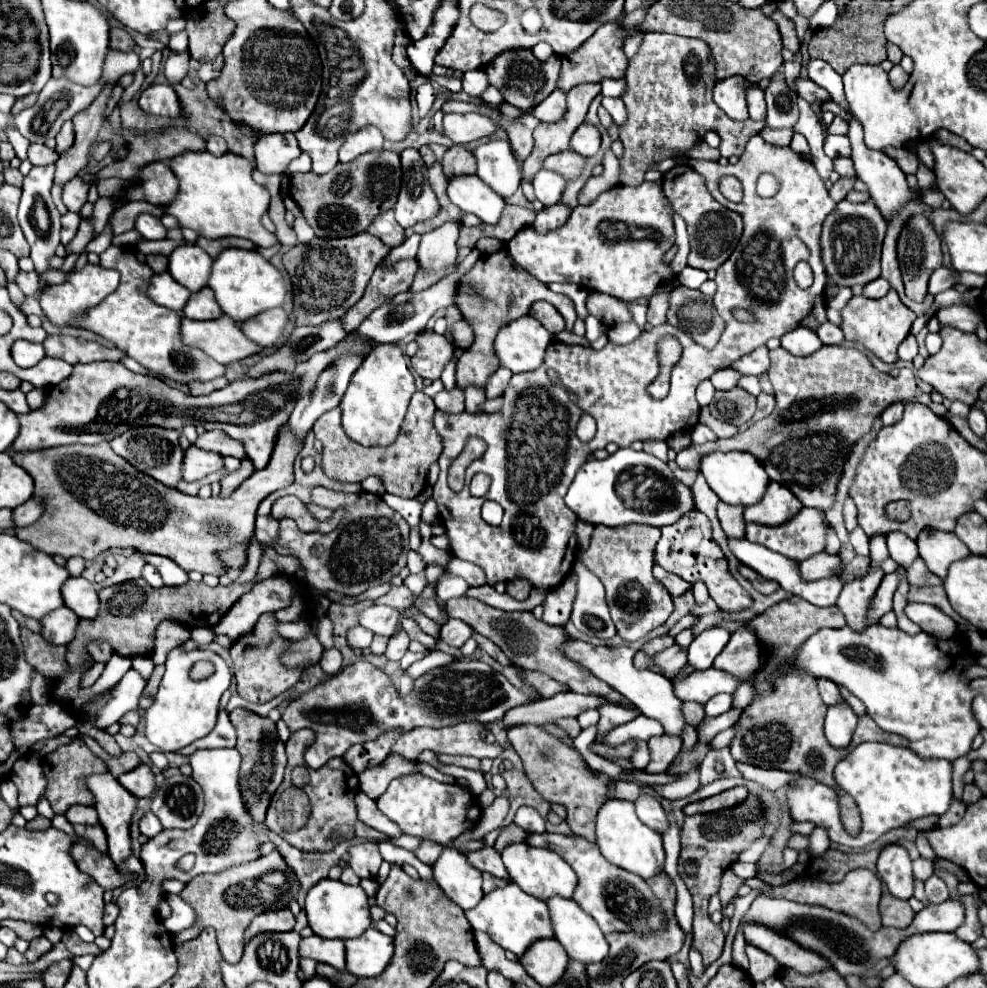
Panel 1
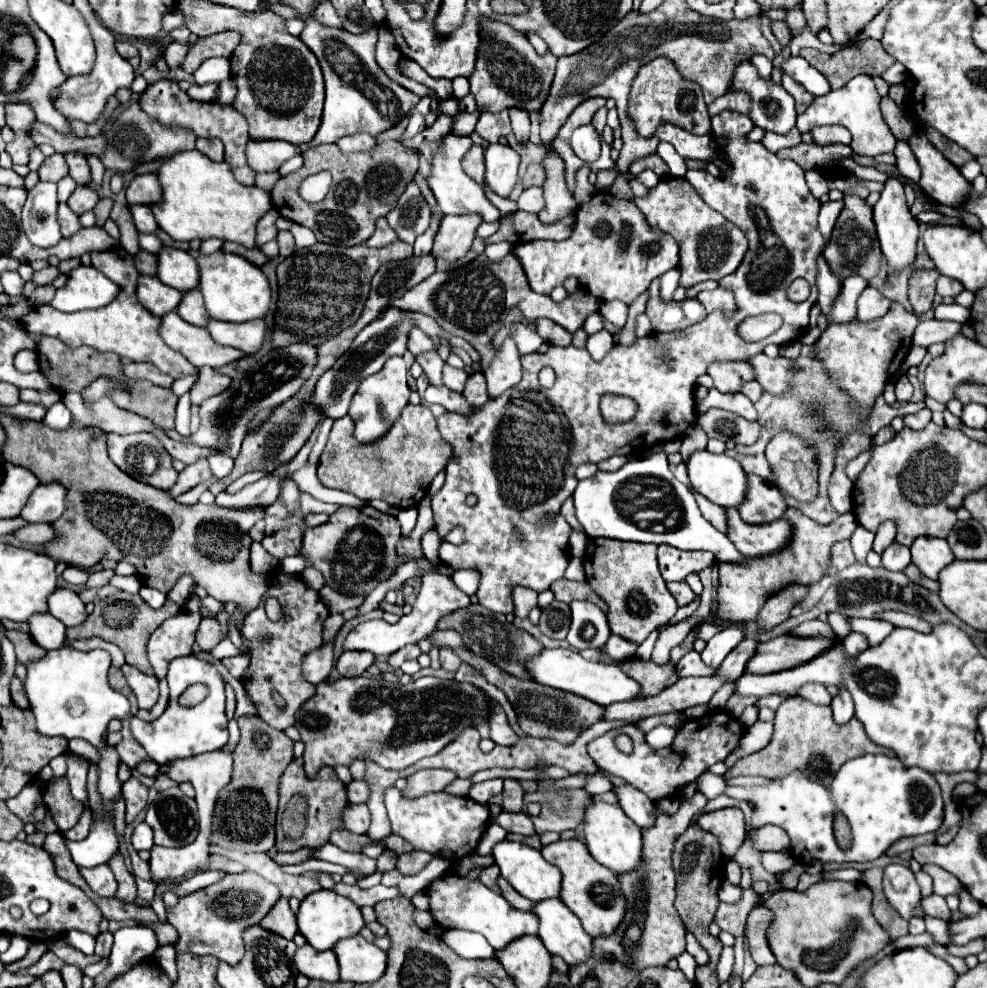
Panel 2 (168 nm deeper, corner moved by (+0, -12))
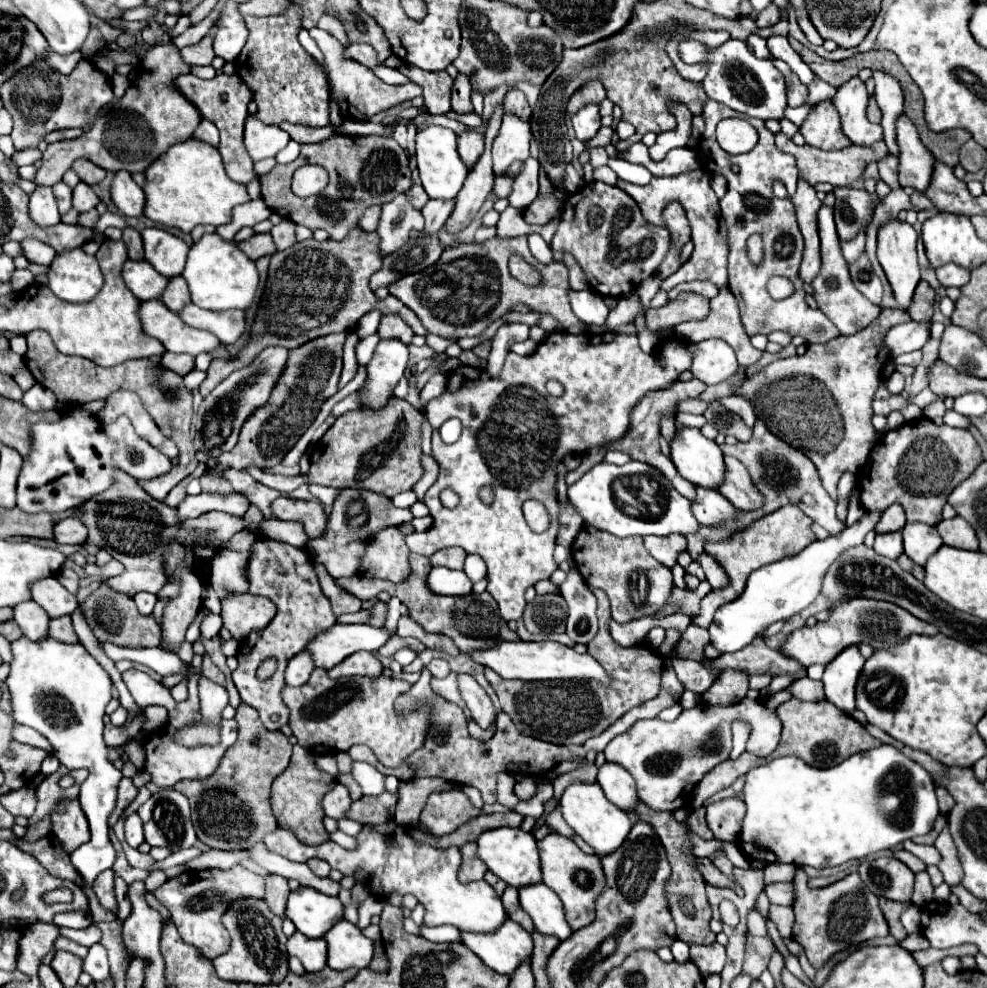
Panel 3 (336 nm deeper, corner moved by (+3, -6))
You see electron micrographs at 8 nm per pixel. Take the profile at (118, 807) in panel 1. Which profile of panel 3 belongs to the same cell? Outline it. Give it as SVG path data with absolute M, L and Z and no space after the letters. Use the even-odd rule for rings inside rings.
M15 724L13 726L13 738L17 742L23 742L23 744L31 744L35 748L41 748L46 750L49 754L54 754L52 746L49 744L46 738L41 738L41 734L37 734L35 730L31 730L29 726L21 726L21 724Z

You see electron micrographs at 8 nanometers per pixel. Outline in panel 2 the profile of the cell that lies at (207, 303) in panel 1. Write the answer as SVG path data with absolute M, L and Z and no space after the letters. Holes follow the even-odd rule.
M192 290L192 292L186 292L186 294L182 296L178 314L180 314L188 324L194 324L194 326L204 326L204 324L208 324L208 320L210 320L210 316L208 316L208 312L206 312L206 308L204 308L204 300L202 300L200 290Z

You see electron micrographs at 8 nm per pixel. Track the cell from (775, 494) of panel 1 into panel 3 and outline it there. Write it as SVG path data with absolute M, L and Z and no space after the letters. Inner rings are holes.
M725 456L725 478L719 486L719 494L723 494L737 510L757 510L763 504L761 494L753 482L749 482L749 472L737 458Z

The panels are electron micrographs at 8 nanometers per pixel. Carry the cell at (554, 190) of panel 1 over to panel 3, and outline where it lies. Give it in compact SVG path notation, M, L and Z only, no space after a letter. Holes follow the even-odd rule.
M529 158L523 170L513 178L513 192L509 196L511 206L527 208L537 198L537 170L539 162L535 158Z

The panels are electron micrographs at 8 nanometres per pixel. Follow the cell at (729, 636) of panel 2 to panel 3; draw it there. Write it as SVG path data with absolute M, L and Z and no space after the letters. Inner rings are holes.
M865 512L853 526L847 526L839 538L825 538L825 540L811 542L799 554L755 570L749 576L743 594L737 600L733 600L717 610L713 624L709 626L711 644L721 652L737 652L737 650L749 646L773 622L779 622L779 620L785 622L791 616L795 616L797 612L801 612L803 608L807 608L821 590L821 578L823 578L825 570L833 564L833 560L843 550L847 550L849 546L861 544L865 534L875 528L879 518L881 518L881 512Z

